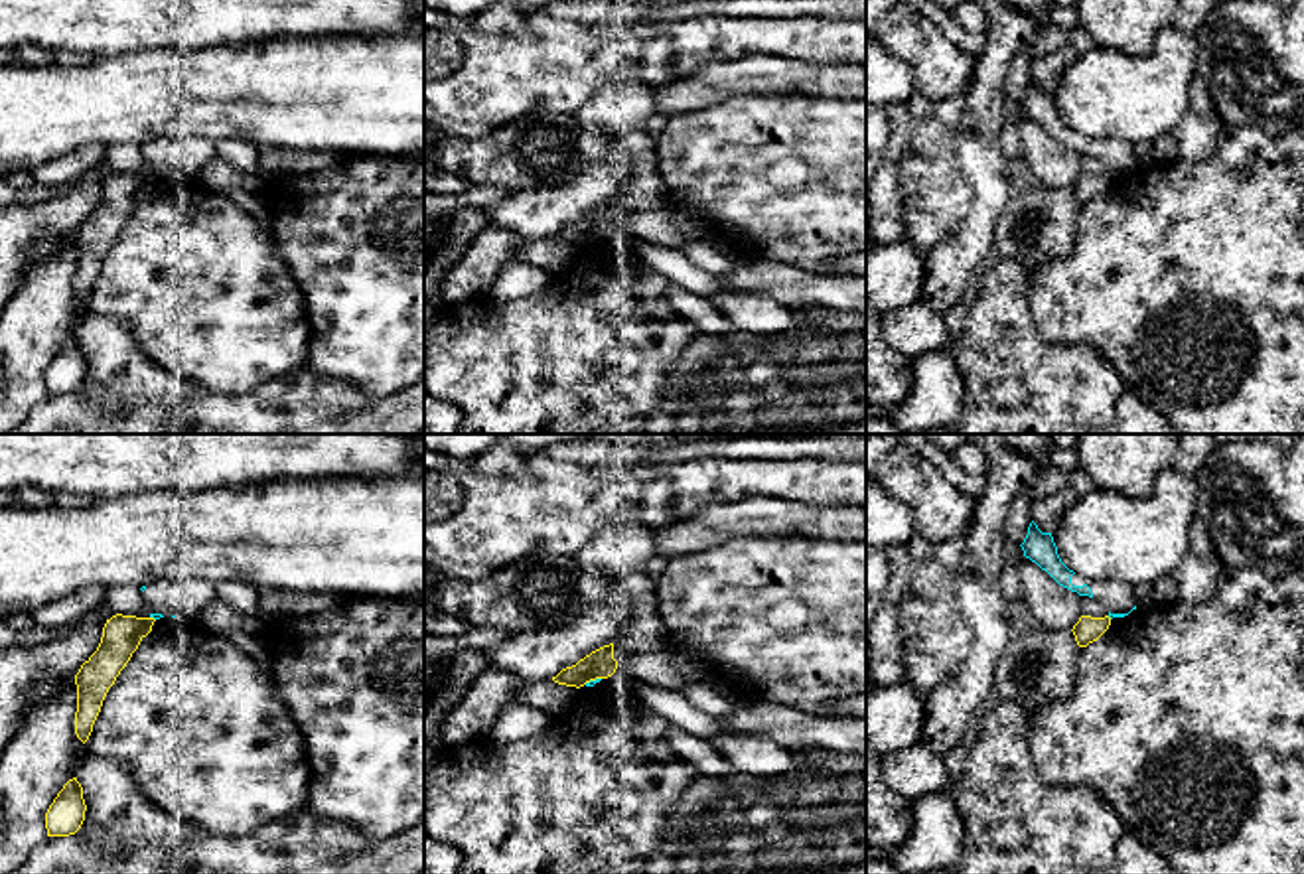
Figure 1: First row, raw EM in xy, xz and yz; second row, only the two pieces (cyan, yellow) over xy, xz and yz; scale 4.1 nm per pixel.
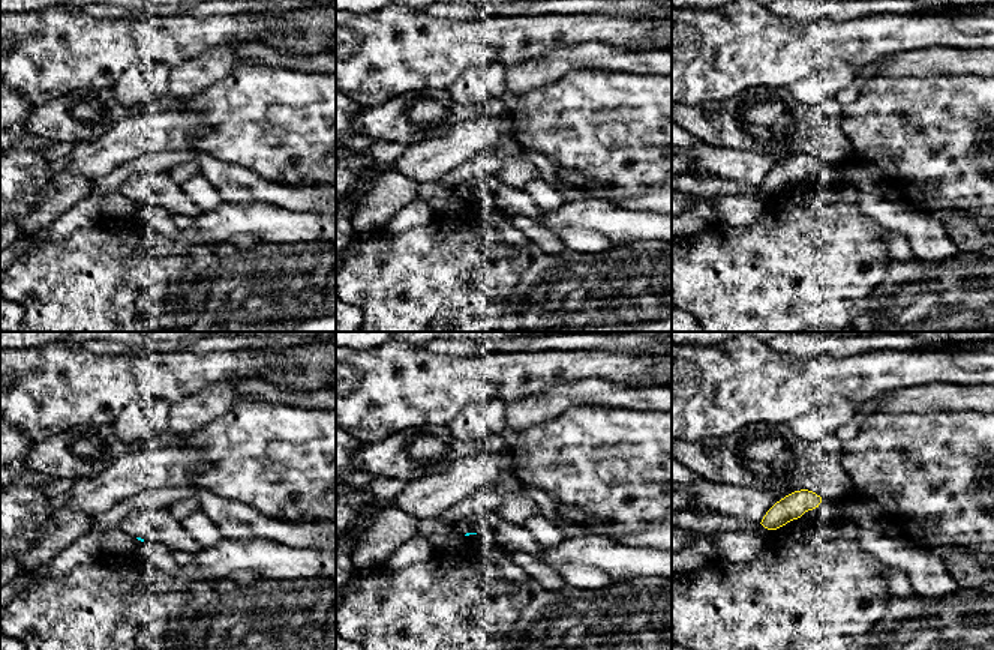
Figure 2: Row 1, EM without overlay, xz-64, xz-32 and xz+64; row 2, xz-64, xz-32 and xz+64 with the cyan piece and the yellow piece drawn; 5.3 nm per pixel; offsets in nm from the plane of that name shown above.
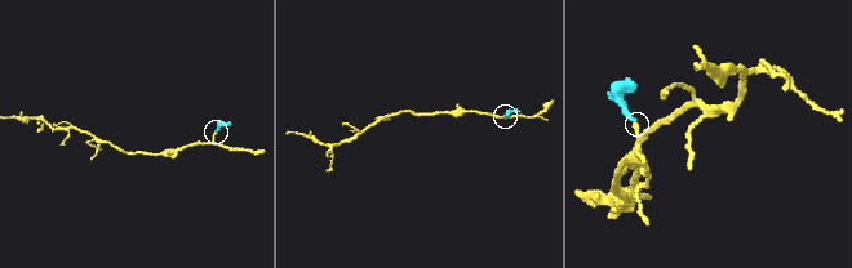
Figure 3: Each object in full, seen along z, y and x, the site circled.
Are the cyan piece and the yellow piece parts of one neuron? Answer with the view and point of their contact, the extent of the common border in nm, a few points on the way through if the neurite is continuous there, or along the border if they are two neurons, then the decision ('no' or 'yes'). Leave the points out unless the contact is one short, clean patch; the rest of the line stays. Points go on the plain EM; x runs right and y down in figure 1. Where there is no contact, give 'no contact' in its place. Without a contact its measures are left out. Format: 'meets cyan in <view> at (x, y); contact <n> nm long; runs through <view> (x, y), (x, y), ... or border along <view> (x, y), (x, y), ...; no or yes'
meets cyan in xz at (592, 239); contact 80 nm long; no

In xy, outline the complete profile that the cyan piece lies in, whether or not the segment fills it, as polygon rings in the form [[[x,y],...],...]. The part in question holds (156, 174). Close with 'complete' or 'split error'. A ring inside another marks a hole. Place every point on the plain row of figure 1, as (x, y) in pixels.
[[[158,138],[140,148],[154,178],[180,176],[191,180],[217,156],[217,144],[203,138]]]; split error

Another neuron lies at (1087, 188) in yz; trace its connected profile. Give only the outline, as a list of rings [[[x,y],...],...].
[[[1081,174],[1079,180],[1073,183],[1073,193],[1079,205],[1087,205],[1089,201],[1097,199],[1111,183],[1111,176],[1091,176]]]

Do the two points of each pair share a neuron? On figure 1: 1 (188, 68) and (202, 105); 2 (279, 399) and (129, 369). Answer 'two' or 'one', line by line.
1: one
2: one

